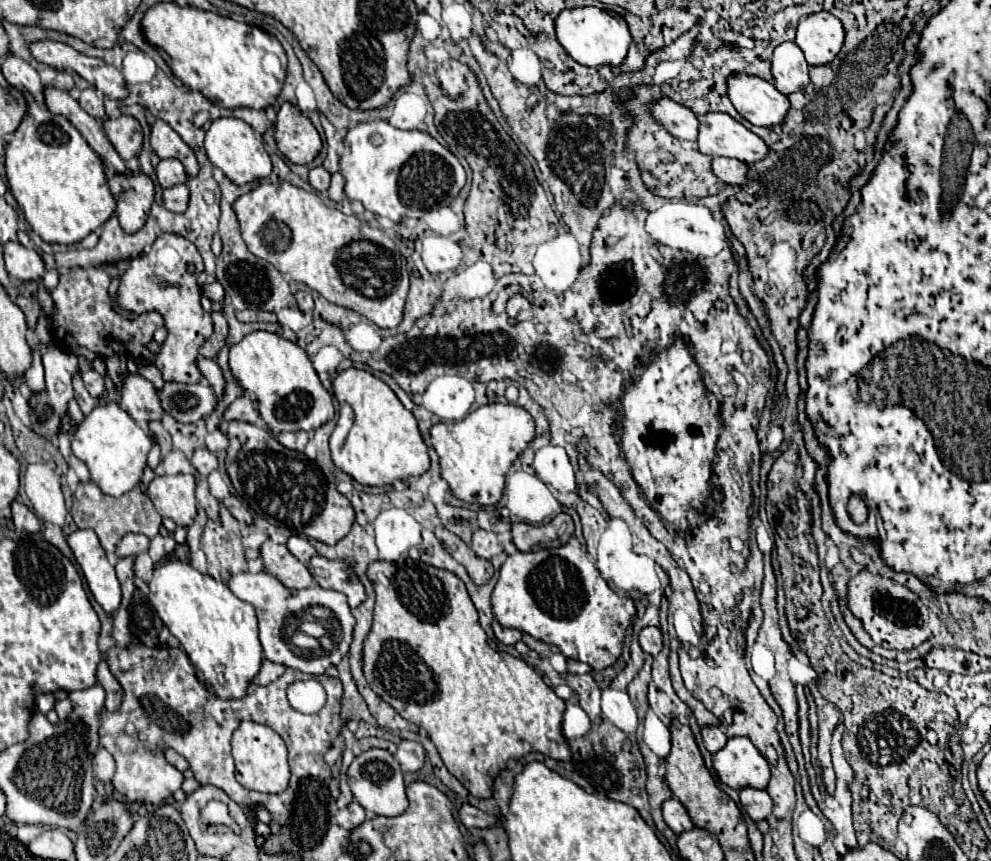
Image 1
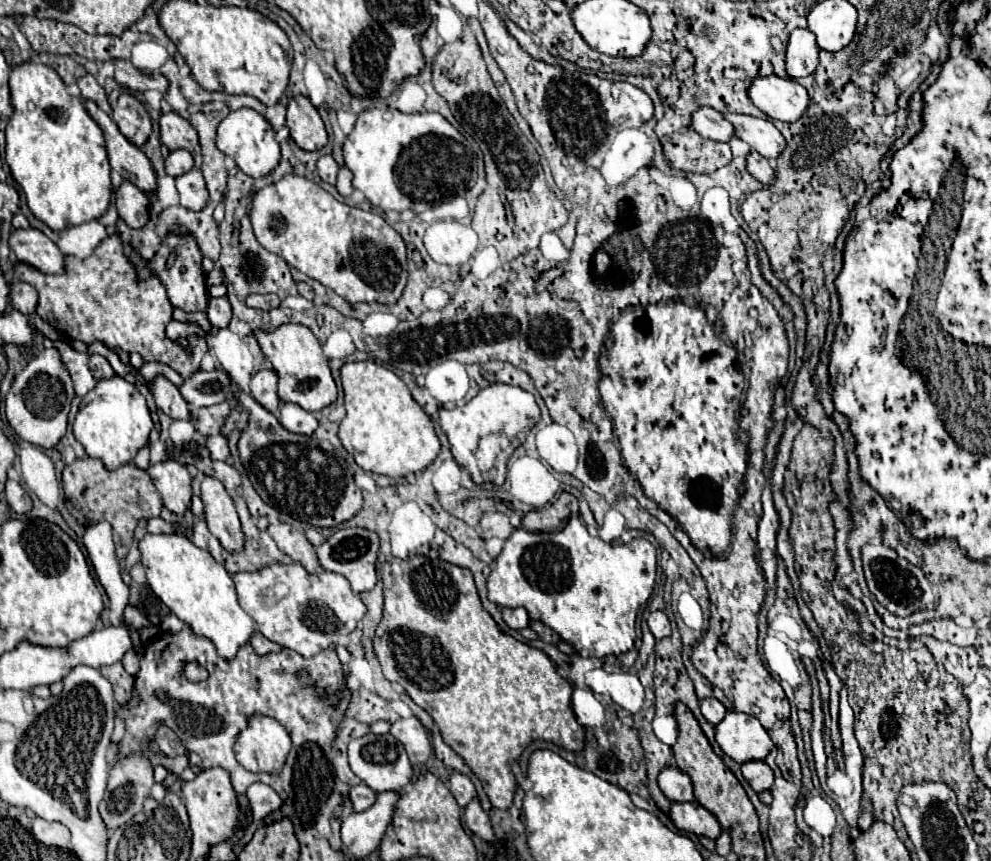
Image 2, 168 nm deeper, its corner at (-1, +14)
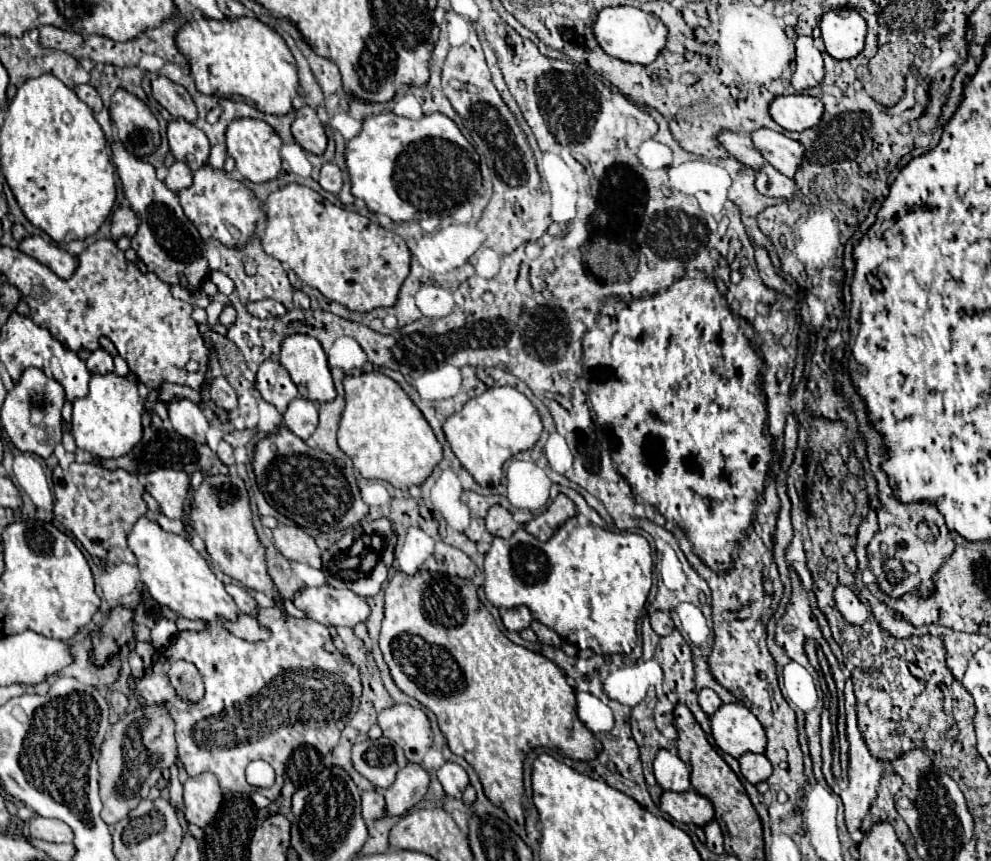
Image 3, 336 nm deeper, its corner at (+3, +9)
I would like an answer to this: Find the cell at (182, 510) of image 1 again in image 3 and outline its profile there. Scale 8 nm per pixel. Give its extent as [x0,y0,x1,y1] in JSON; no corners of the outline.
[145,470,189,518]

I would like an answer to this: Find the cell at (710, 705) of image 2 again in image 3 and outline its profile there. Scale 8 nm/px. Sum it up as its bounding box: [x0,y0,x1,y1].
[699,688,721,716]

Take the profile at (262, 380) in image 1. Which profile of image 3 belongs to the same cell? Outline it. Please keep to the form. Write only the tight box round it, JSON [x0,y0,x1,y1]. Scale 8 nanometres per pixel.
[279,334,337,402]

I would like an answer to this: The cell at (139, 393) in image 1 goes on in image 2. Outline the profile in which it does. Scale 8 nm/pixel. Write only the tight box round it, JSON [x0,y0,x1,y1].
[147,375,189,419]

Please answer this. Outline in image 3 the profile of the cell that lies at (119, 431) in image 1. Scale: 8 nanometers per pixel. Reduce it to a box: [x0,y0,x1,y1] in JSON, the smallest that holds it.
[71,374,143,458]

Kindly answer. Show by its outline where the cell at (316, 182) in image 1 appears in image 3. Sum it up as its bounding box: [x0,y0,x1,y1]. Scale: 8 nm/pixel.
[319,162,343,194]

